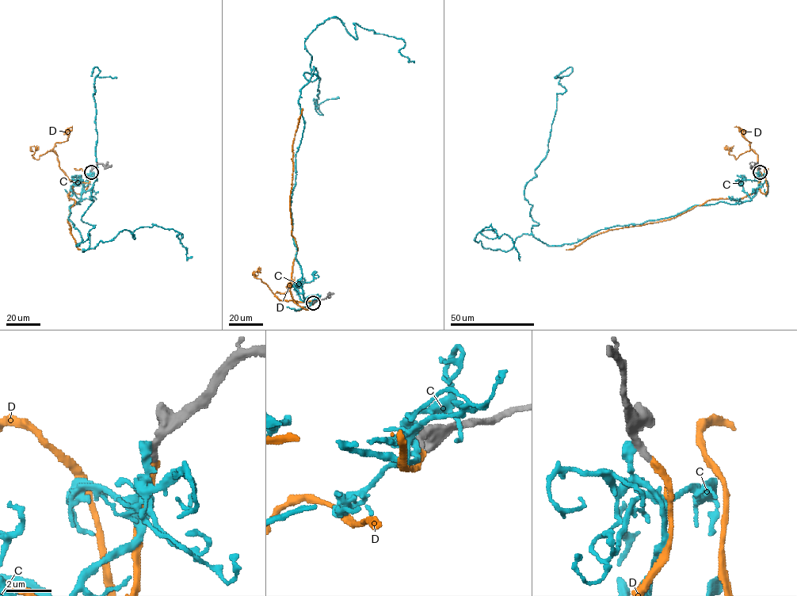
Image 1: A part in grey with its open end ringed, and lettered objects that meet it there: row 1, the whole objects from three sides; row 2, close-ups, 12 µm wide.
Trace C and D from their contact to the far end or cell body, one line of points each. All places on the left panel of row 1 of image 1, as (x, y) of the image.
C: (91, 170), (69, 208), (76, 246), (88, 234), (83, 251), (155, 224), (181, 234), (192, 256)
D: (91, 172), (88, 183), (74, 181), (68, 196), (74, 200), (69, 208), (67, 222), (80, 249)

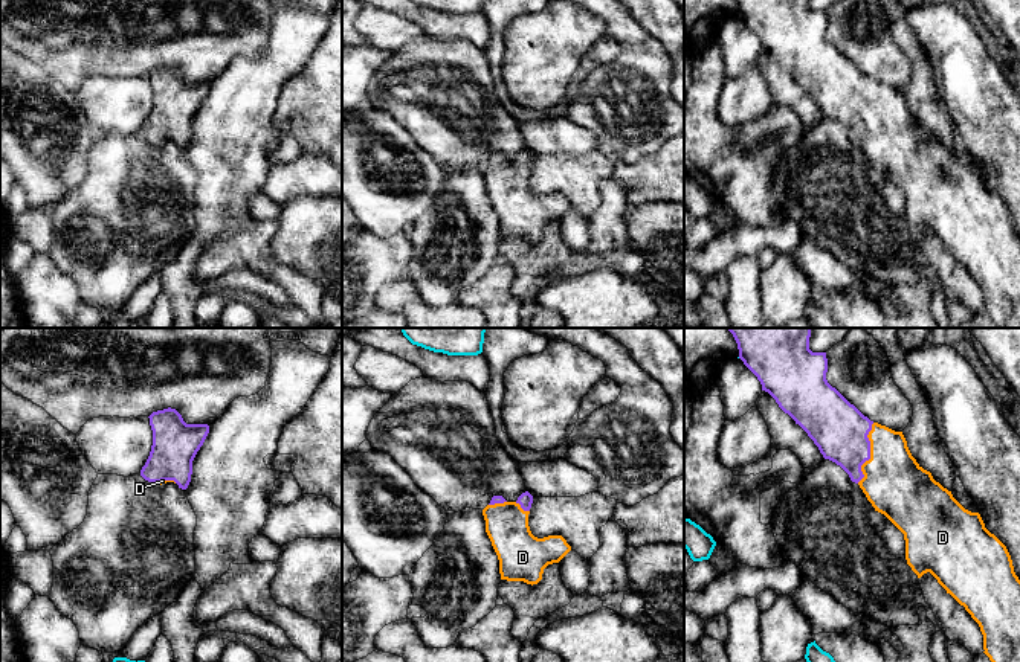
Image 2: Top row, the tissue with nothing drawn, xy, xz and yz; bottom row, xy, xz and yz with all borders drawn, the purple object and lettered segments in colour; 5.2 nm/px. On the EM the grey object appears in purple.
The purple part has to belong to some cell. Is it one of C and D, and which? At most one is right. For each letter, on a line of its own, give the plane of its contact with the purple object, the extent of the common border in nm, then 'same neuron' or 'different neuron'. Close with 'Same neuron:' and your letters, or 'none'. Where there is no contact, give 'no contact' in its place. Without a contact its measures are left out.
C: no contact; different neuron
D: meets purple in yz; contact 340 nm long; same neuron
Same neuron: D

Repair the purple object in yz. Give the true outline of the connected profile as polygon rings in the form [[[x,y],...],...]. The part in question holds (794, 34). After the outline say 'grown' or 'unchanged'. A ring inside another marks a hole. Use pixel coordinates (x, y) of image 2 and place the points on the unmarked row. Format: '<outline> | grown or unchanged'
[[[736,0],[739,17],[757,35],[779,66],[799,82],[825,117],[840,124],[858,142],[875,169],[884,172],[905,198],[905,218],[921,236],[930,230],[971,276],[983,293],[983,311],[997,328],[1020,328],[1020,238],[1006,204],[986,186],[979,171],[965,168],[930,130],[912,114],[902,90],[870,79],[826,38],[826,11],[812,11],[809,0]]] | grown

